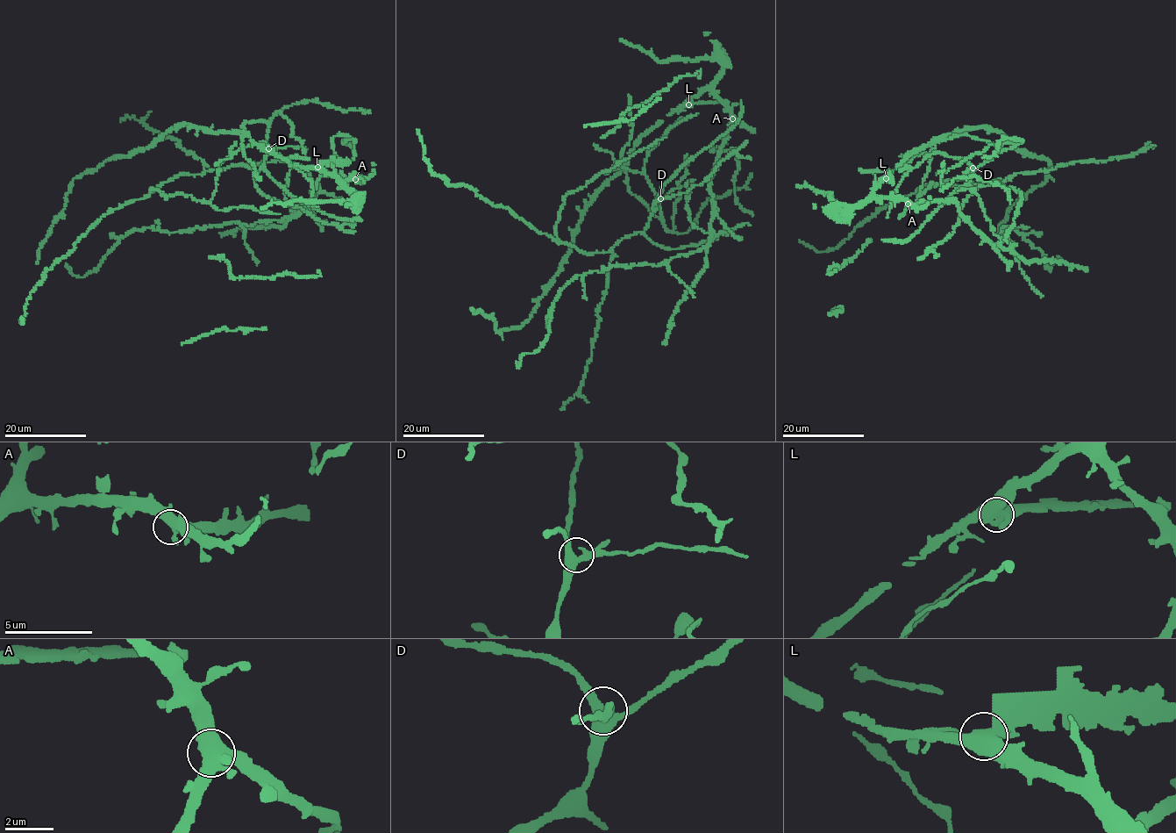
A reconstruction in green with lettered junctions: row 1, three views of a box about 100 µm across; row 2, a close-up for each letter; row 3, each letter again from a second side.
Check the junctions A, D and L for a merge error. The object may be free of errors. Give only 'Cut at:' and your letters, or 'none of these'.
Cut at: L

